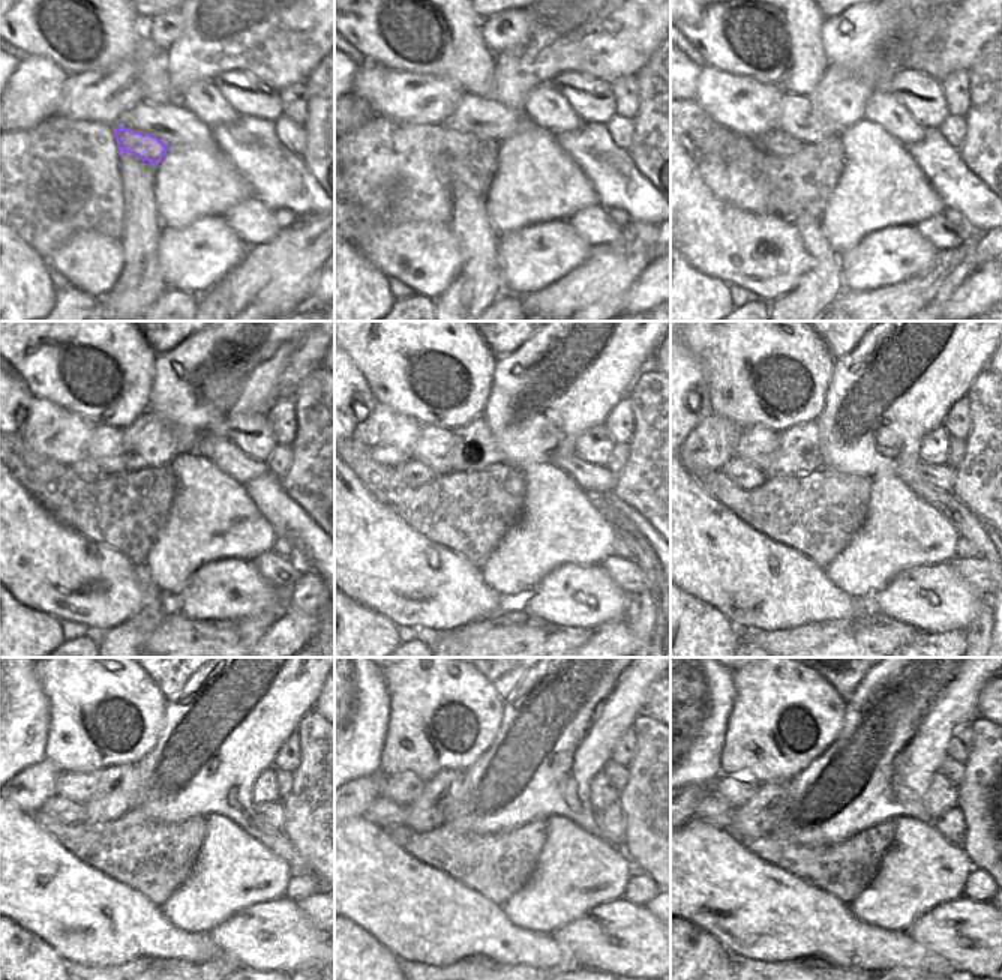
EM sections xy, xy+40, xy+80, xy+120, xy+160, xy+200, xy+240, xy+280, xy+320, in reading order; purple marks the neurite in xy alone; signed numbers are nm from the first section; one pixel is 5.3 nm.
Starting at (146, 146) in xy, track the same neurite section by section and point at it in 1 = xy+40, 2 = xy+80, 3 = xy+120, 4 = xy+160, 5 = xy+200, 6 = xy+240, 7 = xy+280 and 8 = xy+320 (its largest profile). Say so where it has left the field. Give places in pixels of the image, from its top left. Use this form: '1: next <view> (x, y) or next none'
1: next xy+40 (453, 143)
2: next xy+80 (777, 143)
3: next xy+120 (87, 470)
4: next xy+160 (414, 473)
5: next xy+200 (746, 474)
6: next xy+240 (60, 809)
7: next xy+280 (383, 812)
8: next xy+320 (711, 811)

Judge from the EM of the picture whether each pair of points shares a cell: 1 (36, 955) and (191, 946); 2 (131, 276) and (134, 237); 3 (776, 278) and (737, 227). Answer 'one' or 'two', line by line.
1: two
2: one
3: one

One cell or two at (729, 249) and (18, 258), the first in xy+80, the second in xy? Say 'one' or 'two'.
two

